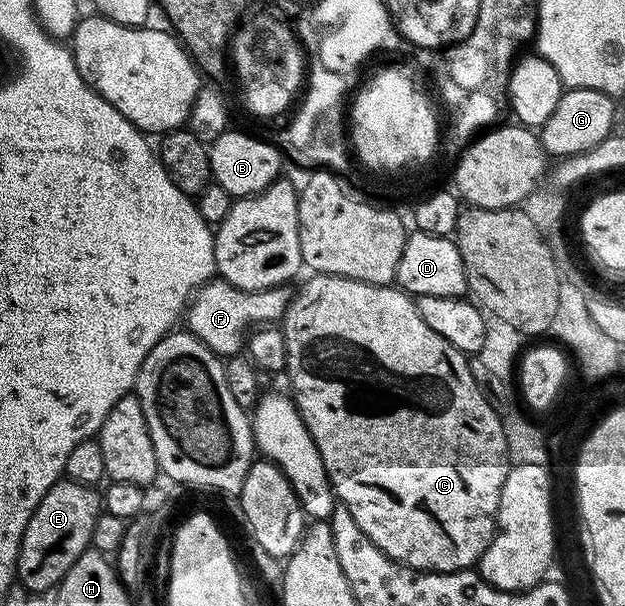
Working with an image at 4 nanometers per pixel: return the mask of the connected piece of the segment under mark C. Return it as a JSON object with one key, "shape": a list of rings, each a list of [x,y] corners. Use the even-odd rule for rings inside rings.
{"shape":[[[313,273],[308,277],[310,279],[295,291],[285,310],[284,374],[289,375],[289,383],[293,386],[291,398],[319,449],[319,457],[323,457],[323,465],[329,484],[333,486],[334,496],[339,500],[340,506],[346,507],[351,517],[355,517],[355,525],[359,525],[359,529],[367,533],[370,541],[383,549],[383,553],[387,553],[387,557],[395,562],[414,567],[417,571],[464,571],[472,568],[480,560],[481,554],[493,539],[493,532],[497,530],[499,497],[503,493],[503,481],[507,481],[511,464],[507,441],[504,440],[502,416],[497,416],[496,409],[489,404],[490,396],[478,385],[475,377],[471,377],[466,352],[451,345],[451,341],[439,337],[435,329],[427,326],[427,321],[419,317],[416,302],[396,286],[380,287],[374,283],[364,283],[338,275]]]}

